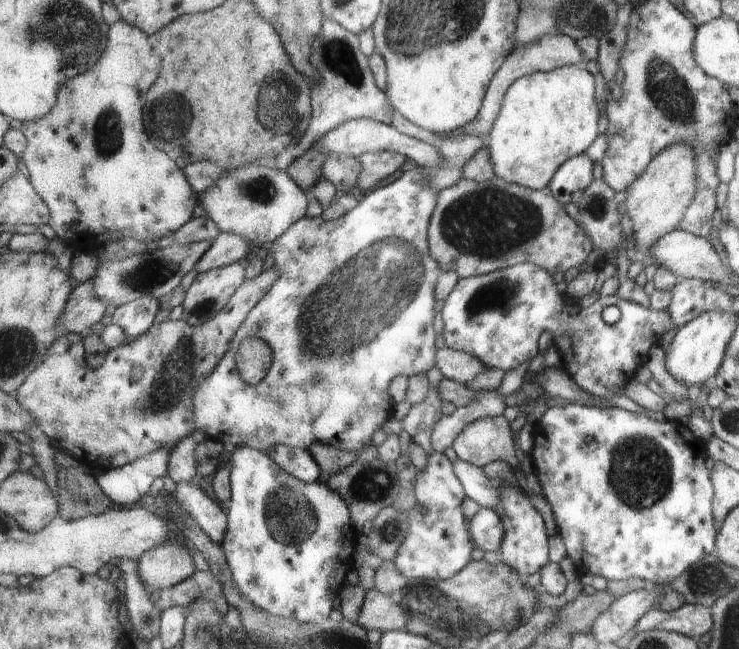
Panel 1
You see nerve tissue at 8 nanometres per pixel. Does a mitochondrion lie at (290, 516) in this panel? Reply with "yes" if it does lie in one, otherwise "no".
yes

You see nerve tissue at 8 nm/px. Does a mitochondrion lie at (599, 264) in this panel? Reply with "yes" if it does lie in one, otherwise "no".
no

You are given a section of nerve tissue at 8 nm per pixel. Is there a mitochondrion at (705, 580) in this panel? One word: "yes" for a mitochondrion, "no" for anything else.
yes

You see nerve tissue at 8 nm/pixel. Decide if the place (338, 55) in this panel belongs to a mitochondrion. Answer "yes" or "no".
yes

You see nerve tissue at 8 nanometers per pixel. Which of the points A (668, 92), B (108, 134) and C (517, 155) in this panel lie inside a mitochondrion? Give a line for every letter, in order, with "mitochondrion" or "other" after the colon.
A: mitochondrion
B: mitochondrion
C: other

